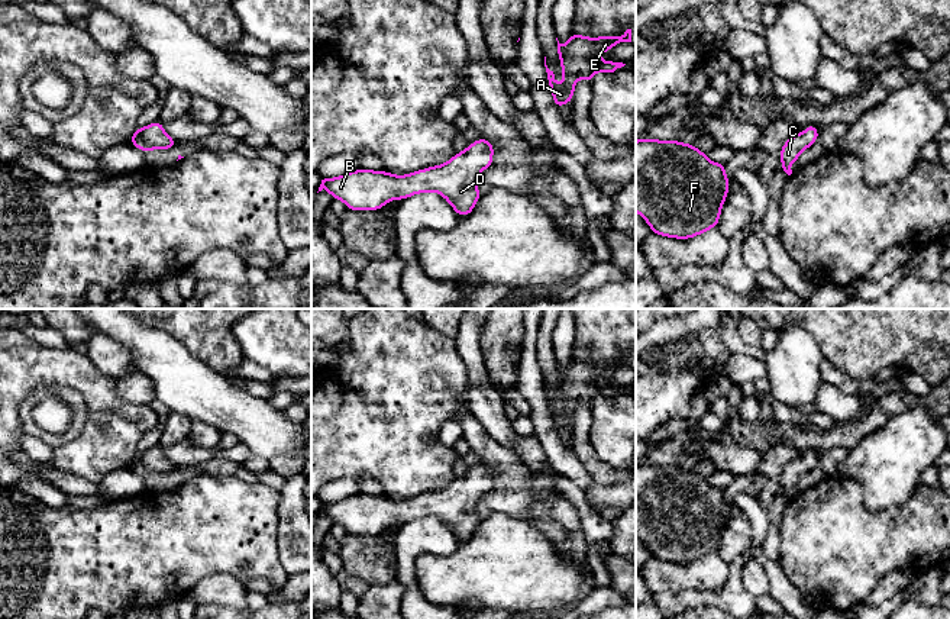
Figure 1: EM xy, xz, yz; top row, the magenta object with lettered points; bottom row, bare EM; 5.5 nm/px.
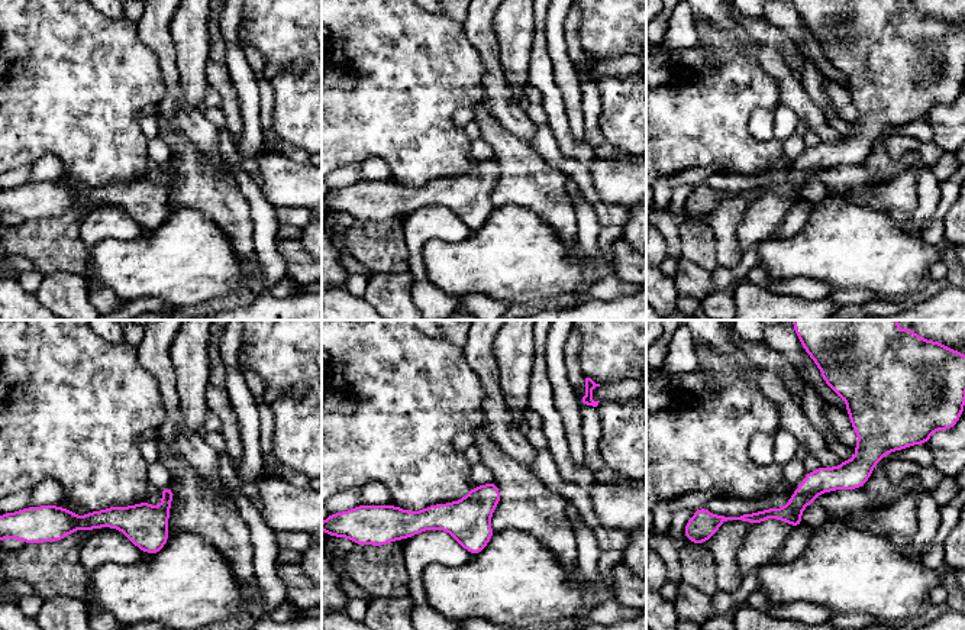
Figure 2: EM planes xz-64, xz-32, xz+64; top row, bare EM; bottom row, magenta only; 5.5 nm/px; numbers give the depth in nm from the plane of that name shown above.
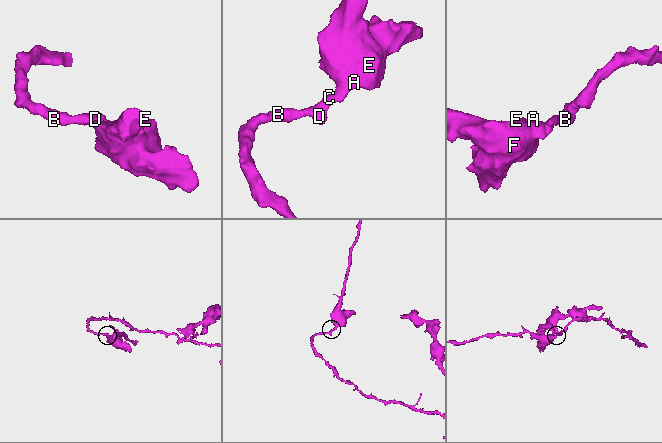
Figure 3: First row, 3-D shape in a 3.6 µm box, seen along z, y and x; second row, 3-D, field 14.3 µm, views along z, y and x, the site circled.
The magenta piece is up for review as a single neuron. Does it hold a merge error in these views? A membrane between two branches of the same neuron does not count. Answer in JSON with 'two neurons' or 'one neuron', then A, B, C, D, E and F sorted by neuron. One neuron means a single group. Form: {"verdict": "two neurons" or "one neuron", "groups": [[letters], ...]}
{"verdict": "one neuron", "groups": [["A", "B", "C", "D", "E", "F"]]}

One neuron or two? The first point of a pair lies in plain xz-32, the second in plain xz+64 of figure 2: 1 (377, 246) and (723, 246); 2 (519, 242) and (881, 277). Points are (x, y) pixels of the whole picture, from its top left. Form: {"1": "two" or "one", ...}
{"1": "two", "2": "one"}

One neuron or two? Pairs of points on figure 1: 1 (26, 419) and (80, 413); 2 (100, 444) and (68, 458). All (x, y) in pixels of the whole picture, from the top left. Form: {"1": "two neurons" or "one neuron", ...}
{"1": "one neuron", "2": "one neuron"}

